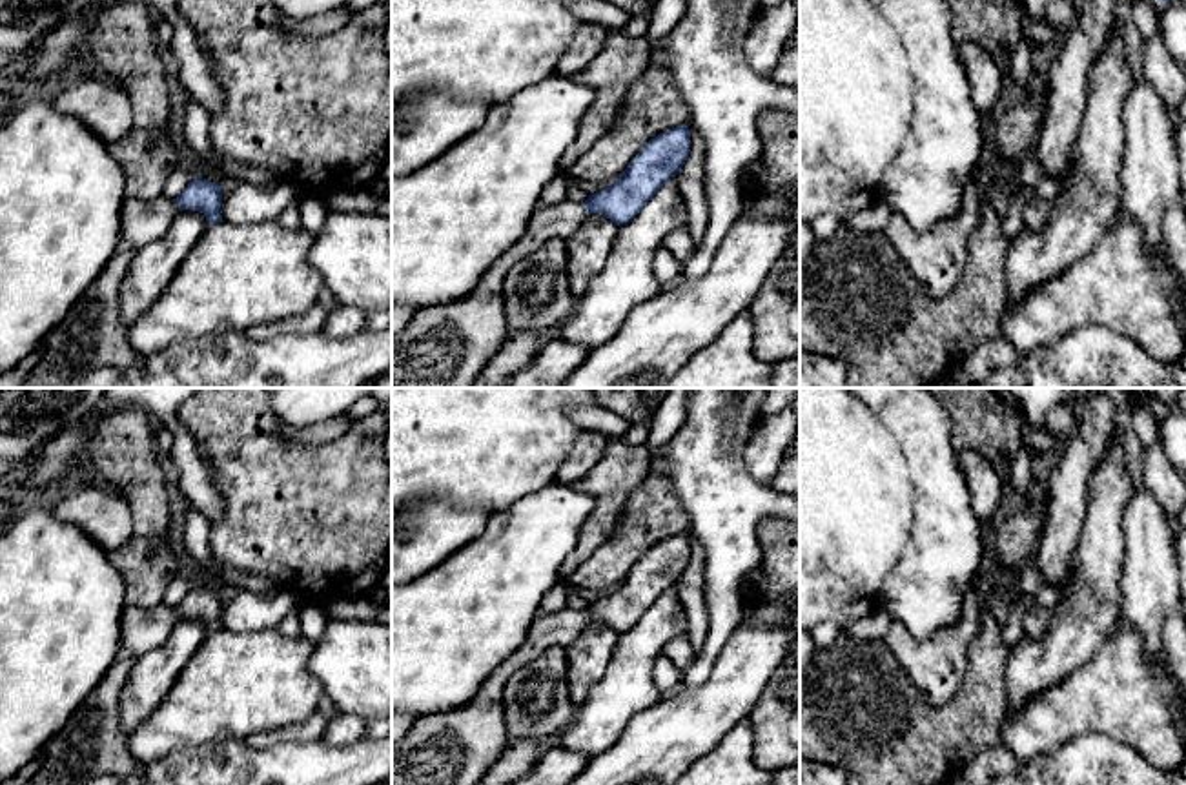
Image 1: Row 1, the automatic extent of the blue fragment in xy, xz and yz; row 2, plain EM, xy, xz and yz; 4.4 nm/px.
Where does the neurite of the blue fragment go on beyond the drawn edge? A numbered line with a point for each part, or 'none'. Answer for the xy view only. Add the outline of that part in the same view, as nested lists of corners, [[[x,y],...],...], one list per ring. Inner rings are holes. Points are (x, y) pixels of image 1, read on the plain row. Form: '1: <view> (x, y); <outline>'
1: xy (143, 629); [[[129,601],[122,614],[122,650],[135,658],[148,654],[169,637],[177,621],[179,614],[166,603],[157,608],[140,608]]]

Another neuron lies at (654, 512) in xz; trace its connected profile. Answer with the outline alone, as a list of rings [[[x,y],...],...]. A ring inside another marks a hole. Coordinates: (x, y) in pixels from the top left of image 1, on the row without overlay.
[[[658,463],[636,488],[607,543],[565,583],[585,590],[616,590],[650,546],[687,530],[689,519],[674,483]]]

